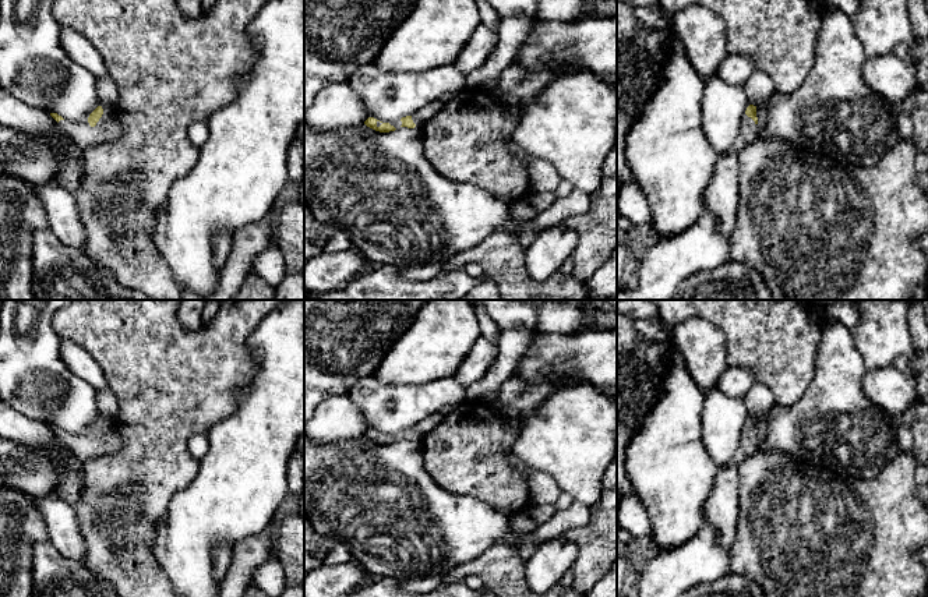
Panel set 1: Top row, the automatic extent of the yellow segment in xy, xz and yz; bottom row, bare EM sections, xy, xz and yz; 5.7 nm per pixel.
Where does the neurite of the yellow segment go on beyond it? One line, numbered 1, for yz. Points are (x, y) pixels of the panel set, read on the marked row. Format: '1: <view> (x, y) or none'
1: yz (748, 133)

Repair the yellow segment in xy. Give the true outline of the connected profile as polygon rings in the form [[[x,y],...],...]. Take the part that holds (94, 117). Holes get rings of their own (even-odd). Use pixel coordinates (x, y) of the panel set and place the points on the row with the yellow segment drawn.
[[[105,105],[98,106],[82,123],[70,123],[57,113],[50,113],[50,116],[82,148],[110,142],[123,135],[123,126],[116,113]]]

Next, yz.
[[[749,105],[745,110],[745,116],[741,123],[741,131],[731,146],[731,151],[740,152],[744,149],[748,144],[755,141],[759,137],[758,131],[758,117],[756,117],[756,106]]]

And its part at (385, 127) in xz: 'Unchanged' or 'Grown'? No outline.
Grown

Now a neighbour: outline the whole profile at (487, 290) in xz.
[[[487,279],[456,300],[500,300],[500,292],[497,285]]]

